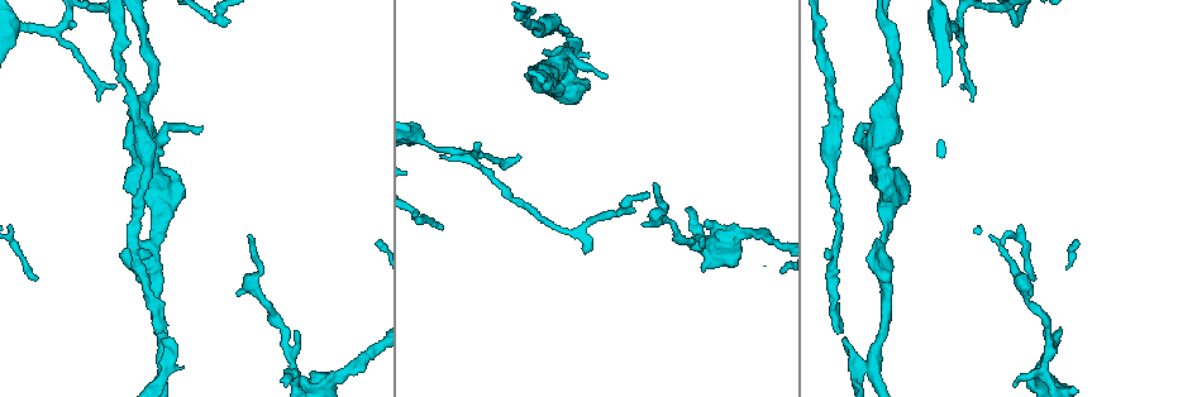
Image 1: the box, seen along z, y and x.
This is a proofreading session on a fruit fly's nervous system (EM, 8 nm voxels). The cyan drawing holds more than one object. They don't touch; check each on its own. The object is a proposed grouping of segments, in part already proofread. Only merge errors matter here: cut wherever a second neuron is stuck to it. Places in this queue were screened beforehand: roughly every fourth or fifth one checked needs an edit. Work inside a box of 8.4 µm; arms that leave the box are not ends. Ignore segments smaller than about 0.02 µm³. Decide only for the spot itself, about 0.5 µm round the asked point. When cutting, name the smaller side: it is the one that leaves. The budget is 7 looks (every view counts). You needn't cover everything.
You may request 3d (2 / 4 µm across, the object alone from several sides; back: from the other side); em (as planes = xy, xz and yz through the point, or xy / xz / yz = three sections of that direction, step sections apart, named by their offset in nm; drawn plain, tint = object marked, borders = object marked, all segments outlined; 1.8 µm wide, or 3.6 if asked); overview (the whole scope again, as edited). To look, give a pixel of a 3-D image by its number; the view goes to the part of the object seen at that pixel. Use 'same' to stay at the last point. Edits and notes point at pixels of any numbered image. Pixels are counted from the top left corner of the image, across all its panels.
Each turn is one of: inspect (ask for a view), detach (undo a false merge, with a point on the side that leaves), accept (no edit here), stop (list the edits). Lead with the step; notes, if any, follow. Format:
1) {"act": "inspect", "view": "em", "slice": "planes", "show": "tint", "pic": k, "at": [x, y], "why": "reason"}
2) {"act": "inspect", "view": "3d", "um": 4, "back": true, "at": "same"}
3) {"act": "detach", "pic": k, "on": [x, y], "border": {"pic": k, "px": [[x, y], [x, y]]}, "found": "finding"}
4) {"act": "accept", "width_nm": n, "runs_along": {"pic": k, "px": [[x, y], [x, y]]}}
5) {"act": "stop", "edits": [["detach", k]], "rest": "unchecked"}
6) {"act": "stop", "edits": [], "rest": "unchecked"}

{"act": "inspect", "view": "em", "um": 3.6, "slice": "planes", "show": "tint", "pic": 1, "at": [571, 66], "why": "four arms meet"}

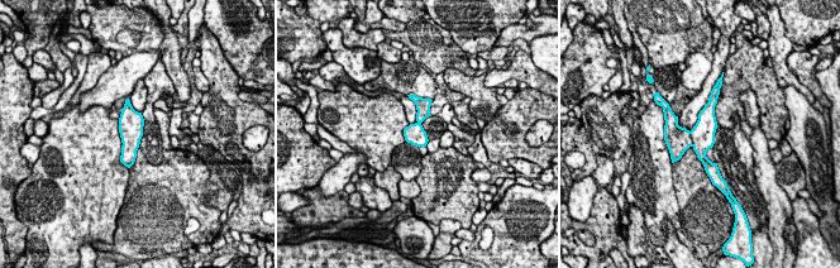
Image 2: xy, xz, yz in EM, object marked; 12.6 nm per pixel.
{"act": "detach", "pic": 2, "on": [678, 139], "border": {"pic": 2, "px": [[690, 132], [692, 146]]}, "found": "two neurons meet here"}

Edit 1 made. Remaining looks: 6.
{"act": "inspect", "view": "3d", "um": 4, "back": true, "pic": 1, "at": [463, 152], "why": "sharp bend"}

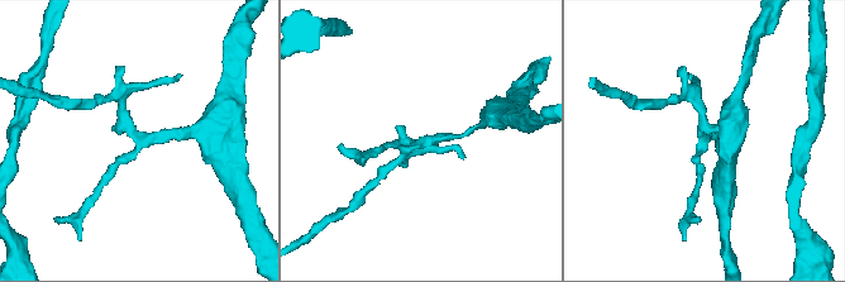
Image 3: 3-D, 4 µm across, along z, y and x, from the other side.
{"act": "inspect", "view": "em", "um": 3.6, "slice": "planes", "show": "tint", "pic": 3, "at": [419, 144]}

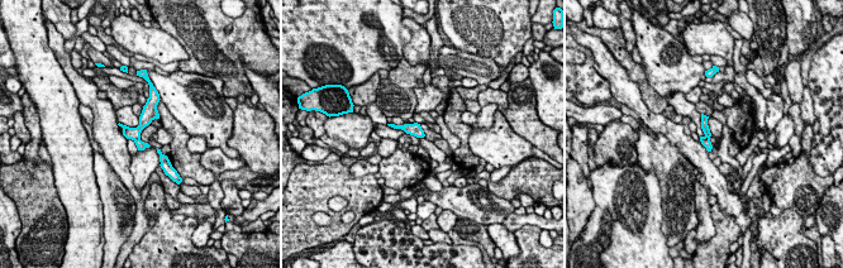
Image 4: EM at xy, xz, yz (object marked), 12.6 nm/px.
{"act": "accept", "width_nm": 130, "found": "continuous, no second neuron"}

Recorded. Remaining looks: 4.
{"act": "inspect", "view": "em", "slice": "planes", "show": "tint", "pic": 1, "at": [755, 233], "why": "calibre changes"}

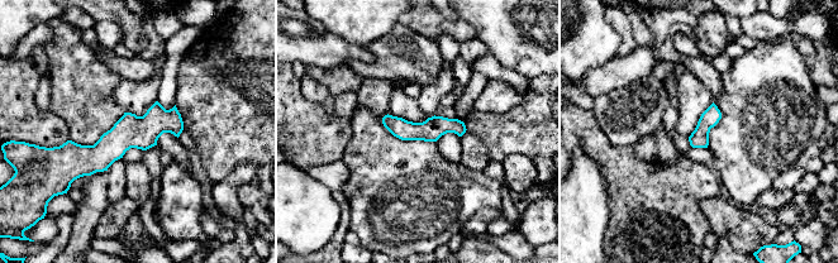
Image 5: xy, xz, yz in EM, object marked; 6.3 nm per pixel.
{"act": "accept", "runs_along": {"pic": 5, "px": [[180, 124], [61, 151]]}, "found": "continuous, no second neuron"}

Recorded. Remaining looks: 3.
{"act": "stop", "edits": [["detach", 2]], "rest": "unchecked"}

